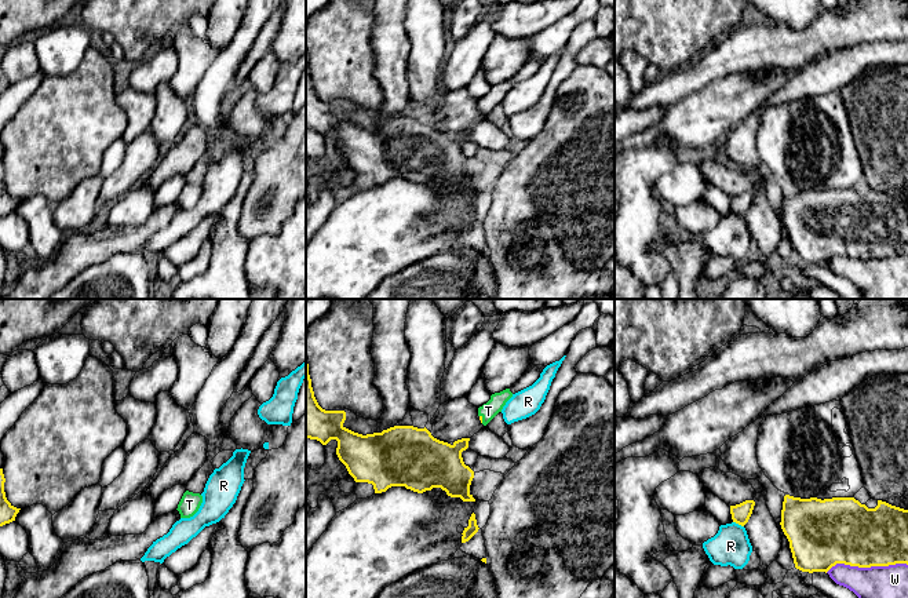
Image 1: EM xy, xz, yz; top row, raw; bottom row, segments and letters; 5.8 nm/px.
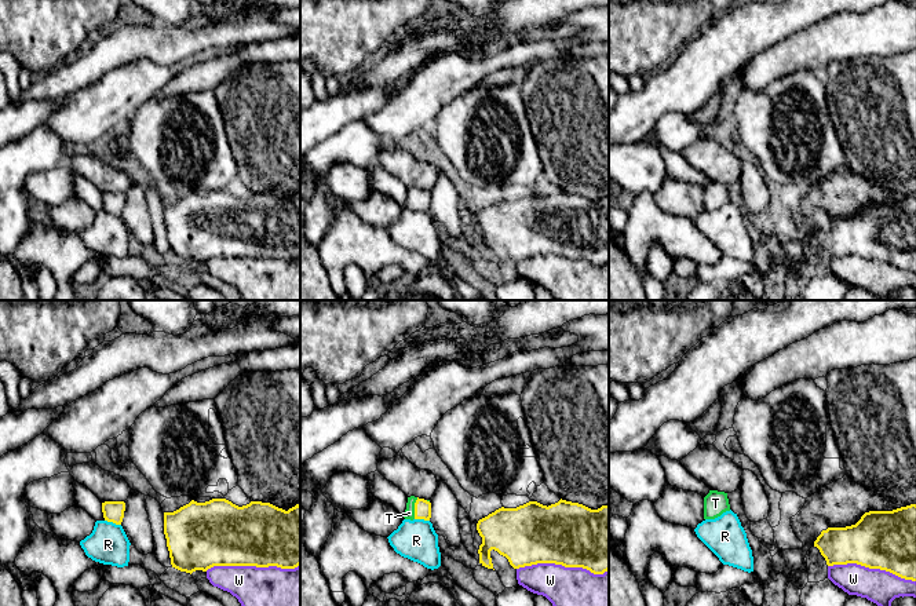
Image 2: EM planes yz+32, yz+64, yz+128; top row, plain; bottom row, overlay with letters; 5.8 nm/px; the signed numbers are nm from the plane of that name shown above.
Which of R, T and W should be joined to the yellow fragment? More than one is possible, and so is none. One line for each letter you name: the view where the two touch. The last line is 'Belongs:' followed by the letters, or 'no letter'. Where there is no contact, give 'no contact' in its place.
T: meets yellow in xz
Belongs: T

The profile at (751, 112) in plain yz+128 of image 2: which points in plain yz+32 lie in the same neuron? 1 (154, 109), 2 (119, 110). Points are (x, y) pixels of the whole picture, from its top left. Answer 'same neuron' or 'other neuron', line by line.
1: same neuron
2: other neuron

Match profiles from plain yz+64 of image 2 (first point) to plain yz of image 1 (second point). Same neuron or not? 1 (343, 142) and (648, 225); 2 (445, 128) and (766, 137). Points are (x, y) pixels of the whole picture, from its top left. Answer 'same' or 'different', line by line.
1: same
2: same

